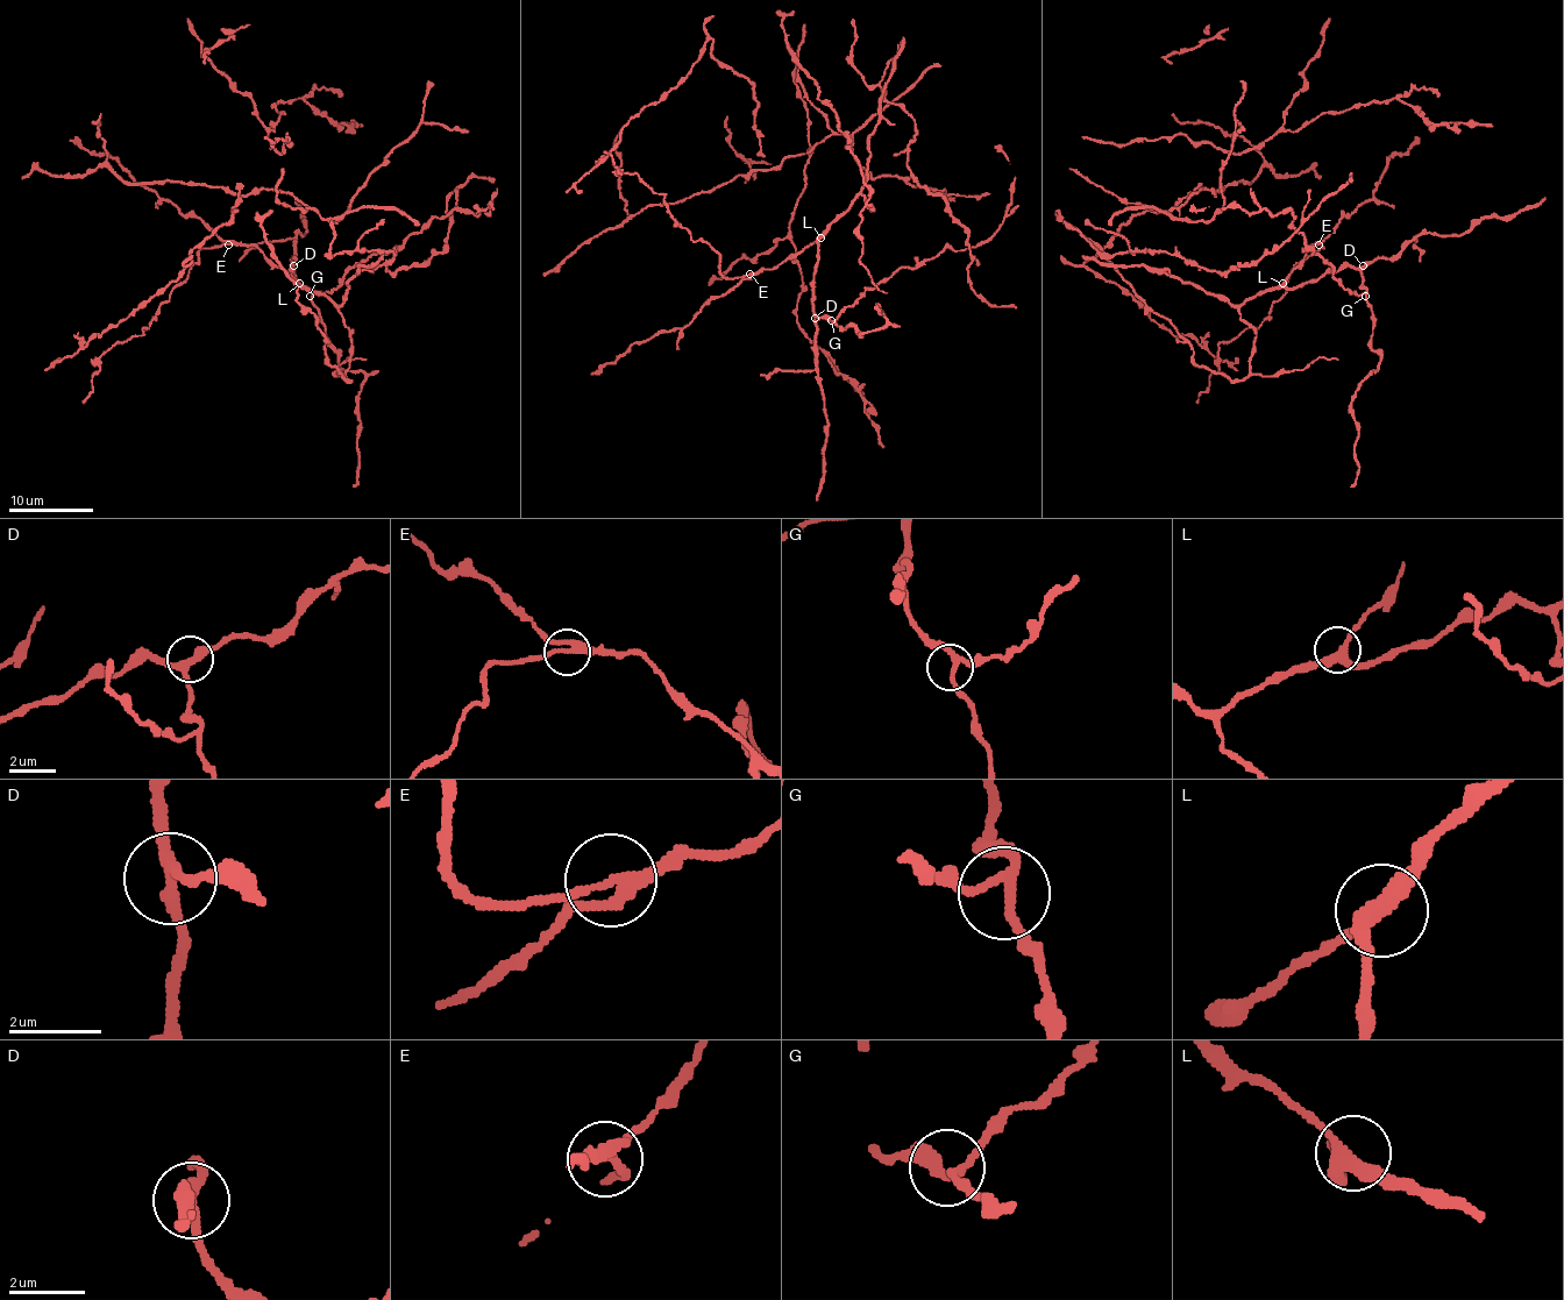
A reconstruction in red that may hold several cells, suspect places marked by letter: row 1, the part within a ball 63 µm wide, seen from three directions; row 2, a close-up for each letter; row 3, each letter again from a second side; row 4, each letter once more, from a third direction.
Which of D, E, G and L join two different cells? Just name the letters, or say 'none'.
E

